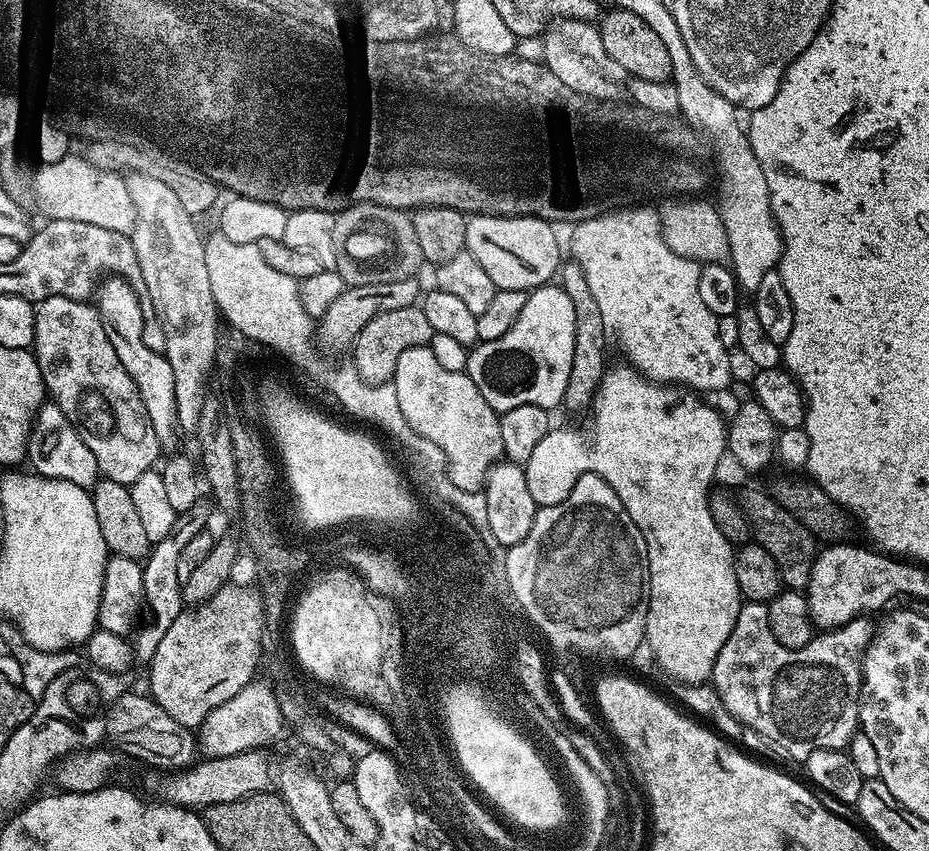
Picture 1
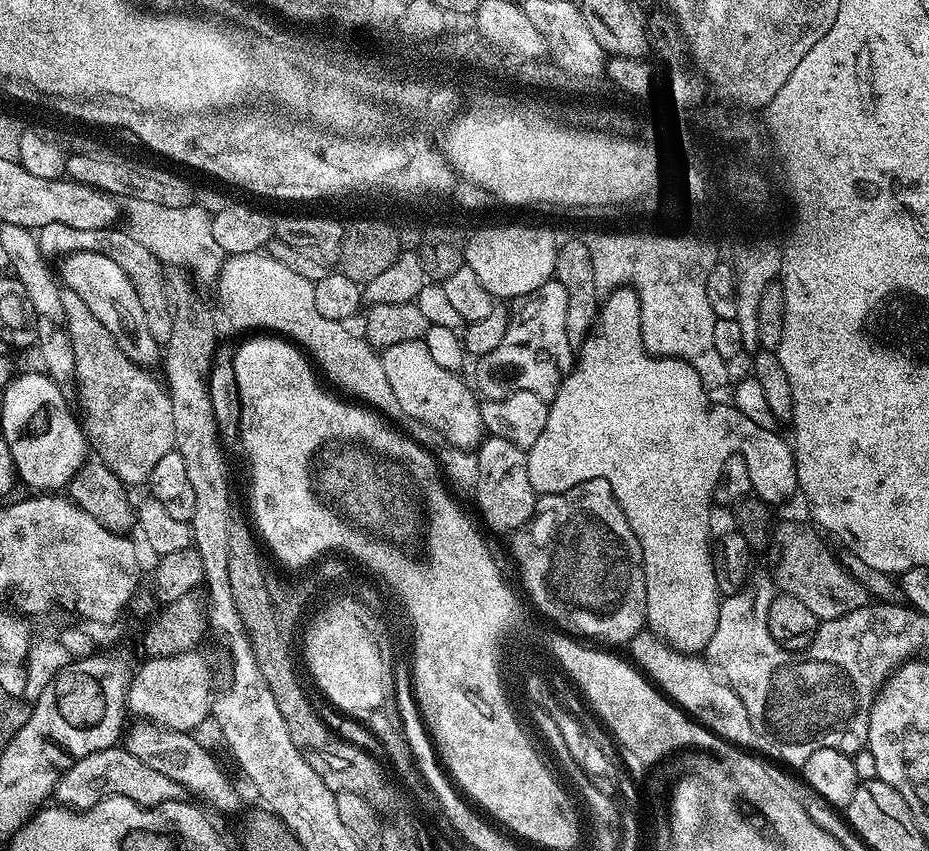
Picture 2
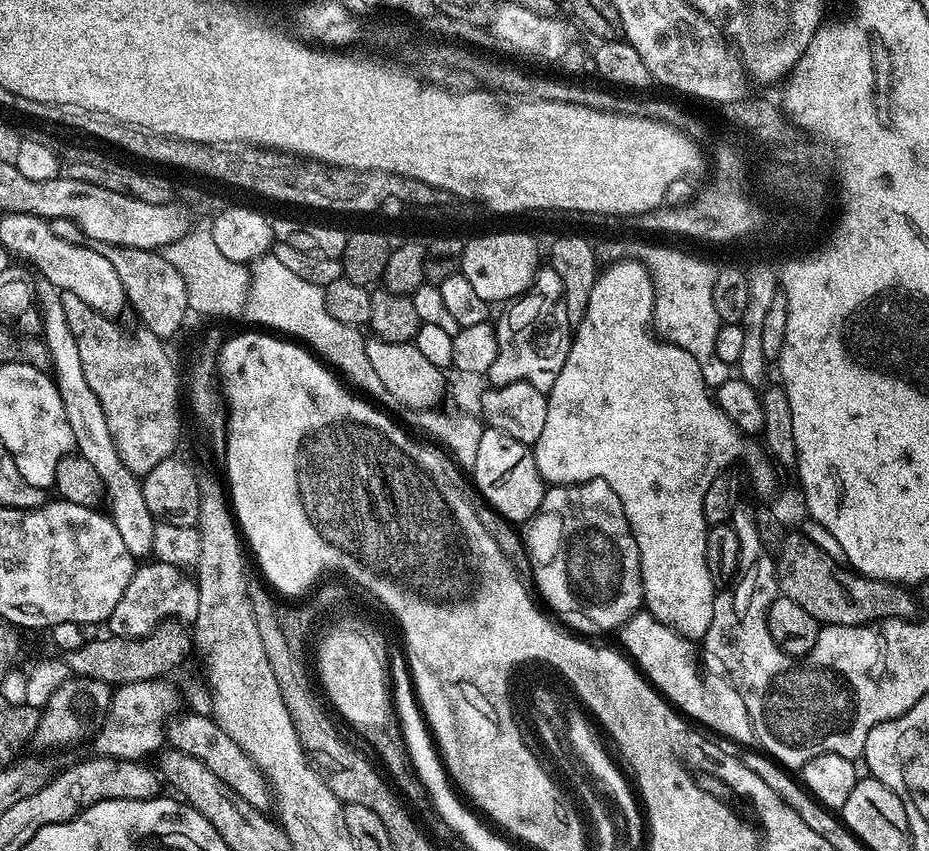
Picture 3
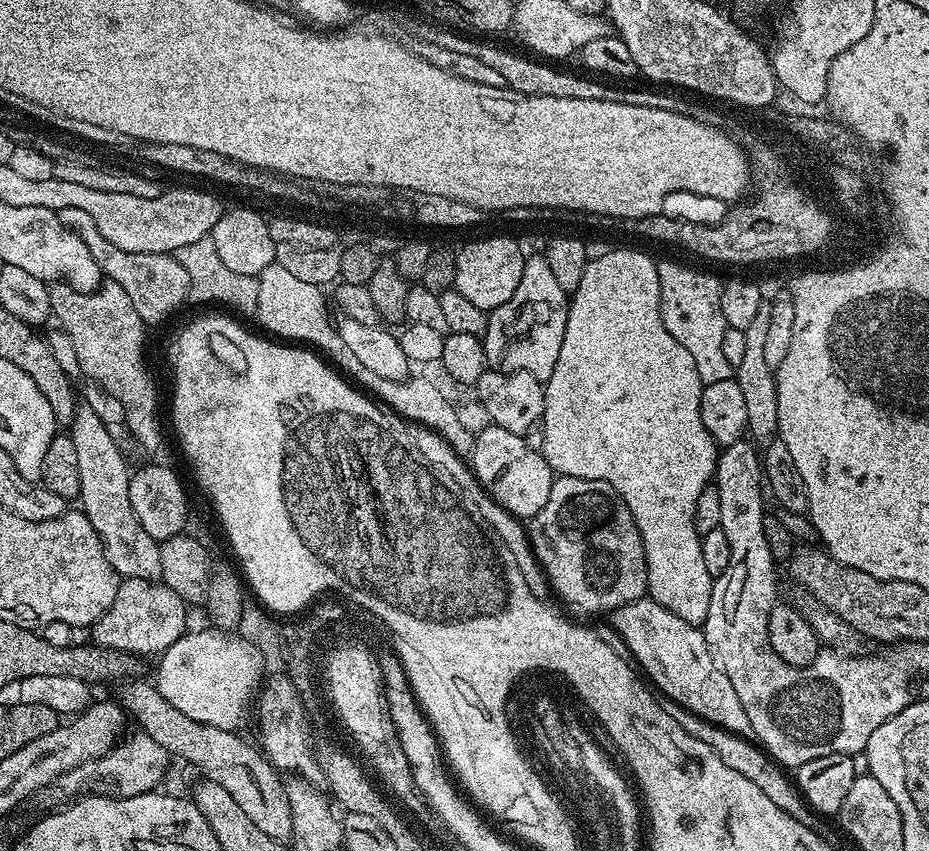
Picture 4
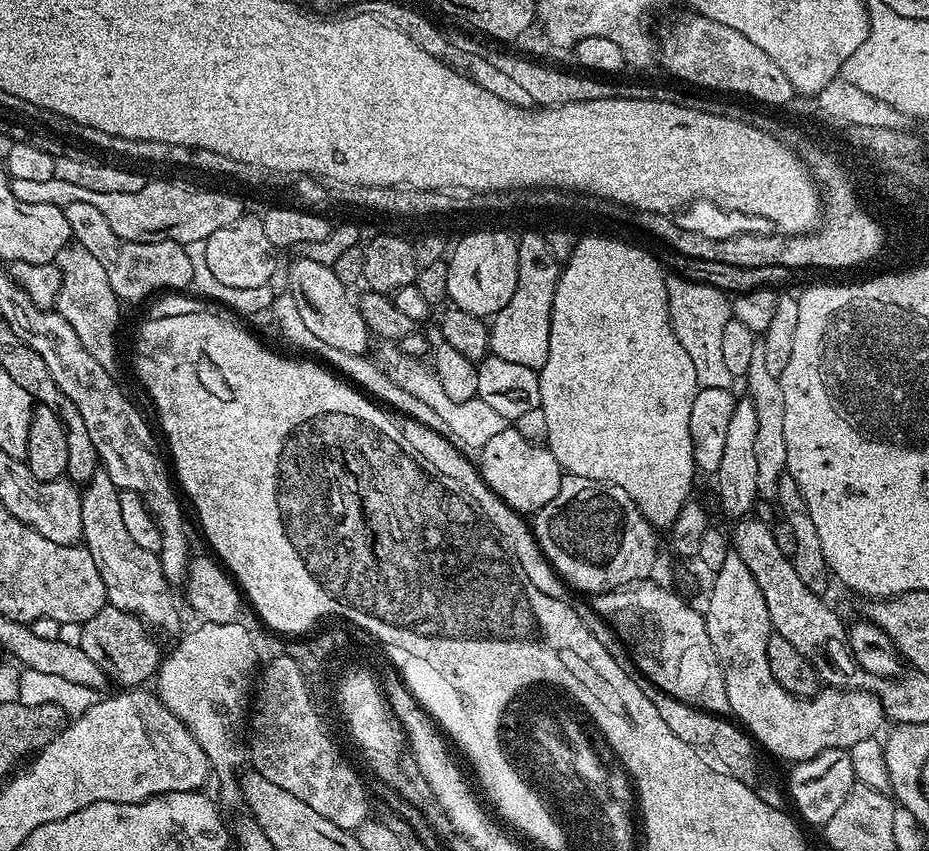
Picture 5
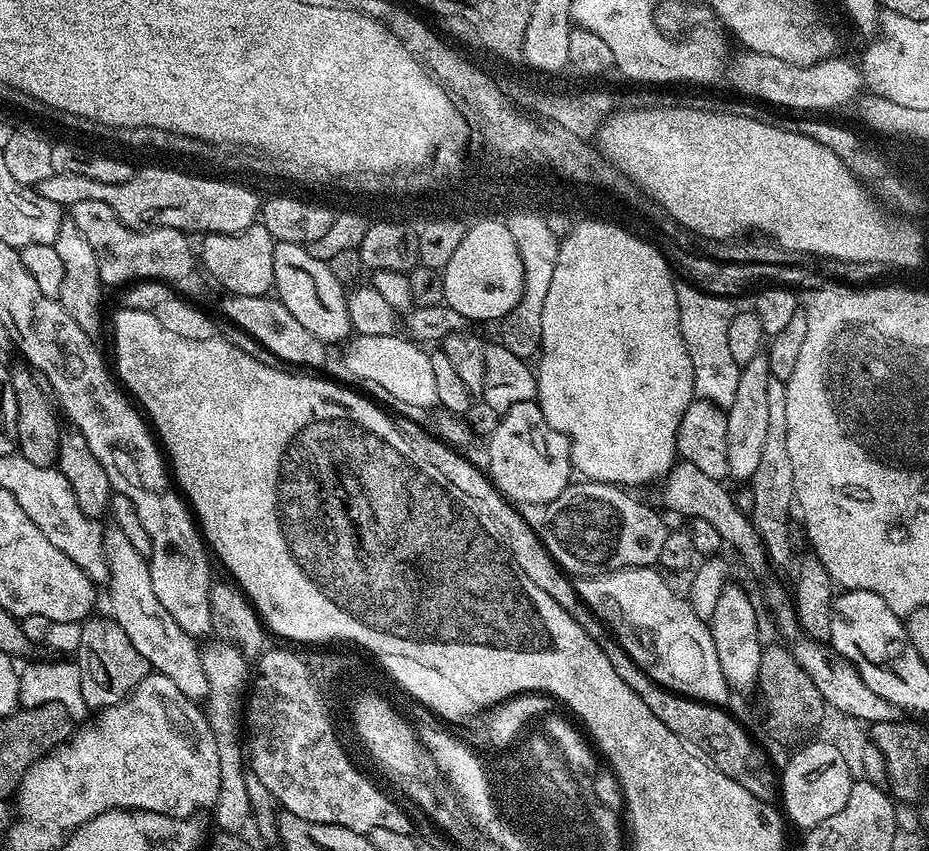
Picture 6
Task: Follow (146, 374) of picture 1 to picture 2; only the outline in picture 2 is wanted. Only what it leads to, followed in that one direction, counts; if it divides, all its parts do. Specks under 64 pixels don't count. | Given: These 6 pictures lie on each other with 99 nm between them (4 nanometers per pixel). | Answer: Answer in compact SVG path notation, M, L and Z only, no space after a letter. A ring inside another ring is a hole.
M76 252L73 256L63 257L64 264L58 270L63 287L74 290L82 302L86 302L94 318L110 330L114 342L118 342L118 350L130 358L130 362L149 370L155 369L162 360L162 346L154 342L150 329L146 326L146 314L142 314L142 302L138 302L138 290L134 290L134 282L126 278L126 270L114 262L114 258L106 258L106 254L93 252Z

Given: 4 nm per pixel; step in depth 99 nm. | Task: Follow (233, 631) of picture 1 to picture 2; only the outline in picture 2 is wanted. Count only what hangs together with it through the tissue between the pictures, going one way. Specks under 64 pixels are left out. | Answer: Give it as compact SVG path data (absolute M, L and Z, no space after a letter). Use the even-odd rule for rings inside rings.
M200 650L178 652L173 656L154 656L145 659L145 664L135 669L132 683L128 685L127 711L153 724L162 724L179 732L192 732L205 719L209 719L214 703L212 692L212 668Z

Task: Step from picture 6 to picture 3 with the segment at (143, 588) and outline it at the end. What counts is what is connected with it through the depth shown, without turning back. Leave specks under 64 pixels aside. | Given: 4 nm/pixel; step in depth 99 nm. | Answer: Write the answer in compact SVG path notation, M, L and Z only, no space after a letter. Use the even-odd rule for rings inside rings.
M36 280L36 302L40 306L40 323L42 339L48 348L50 372L56 381L56 389L62 398L62 406L66 406L66 422L70 422L70 430L74 433L75 451L90 466L94 466L98 478L104 483L106 508L112 517L114 526L118 526L118 534L122 534L122 542L126 542L126 550L137 558L144 558L152 551L154 540L154 517L146 506L146 498L141 477L134 475L118 458L118 450L114 440L110 438L109 427L102 404L90 390L90 382L86 382L86 374L82 371L82 357L78 355L78 342L74 342L74 334L70 330L70 322L66 322L66 310L62 310L62 298L59 288L49 280Z

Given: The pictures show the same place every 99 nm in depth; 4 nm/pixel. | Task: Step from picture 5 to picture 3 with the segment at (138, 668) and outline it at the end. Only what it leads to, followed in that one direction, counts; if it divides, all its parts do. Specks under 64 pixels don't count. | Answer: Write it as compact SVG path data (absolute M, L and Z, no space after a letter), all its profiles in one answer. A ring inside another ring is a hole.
M151 561L137 567L121 601L114 606L114 612L106 621L107 631L114 636L148 635L156 625L169 618L184 624L195 623L198 614L198 588L195 579L183 567L172 563Z

